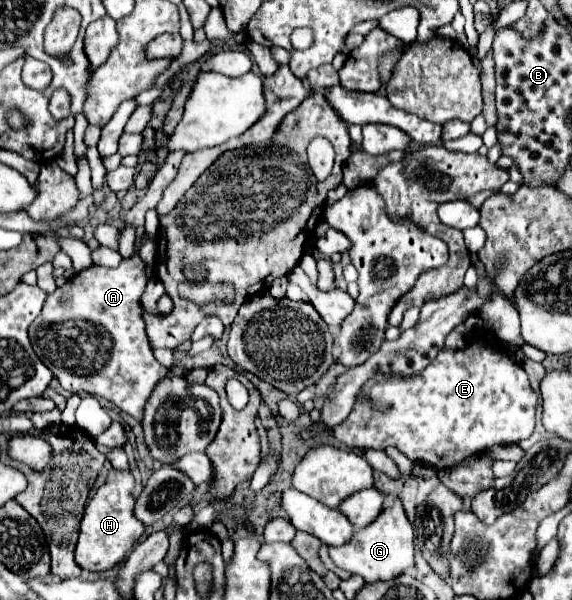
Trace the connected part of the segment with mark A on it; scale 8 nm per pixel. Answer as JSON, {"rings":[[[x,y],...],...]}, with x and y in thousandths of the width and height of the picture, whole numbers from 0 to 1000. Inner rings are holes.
{"rings":[[[255,388],[238,398],[238,425],[231,432],[217,432],[203,448],[161,442],[133,458],[126,458],[108,478],[101,478],[91,492],[80,495],[73,522],[52,542],[52,568],[70,595],[70,602],[94,622],[105,642],[122,655],[157,655],[168,662],[182,662],[196,668],[210,685],[231,692],[238,702],[252,698],[252,675],[269,648],[269,642],[294,622],[269,592],[266,578],[252,548],[252,512],[248,512],[248,488],[259,472],[255,445],[241,428],[241,415],[248,398],[259,395]],[[185,568],[196,568],[196,578],[185,582]]]}

